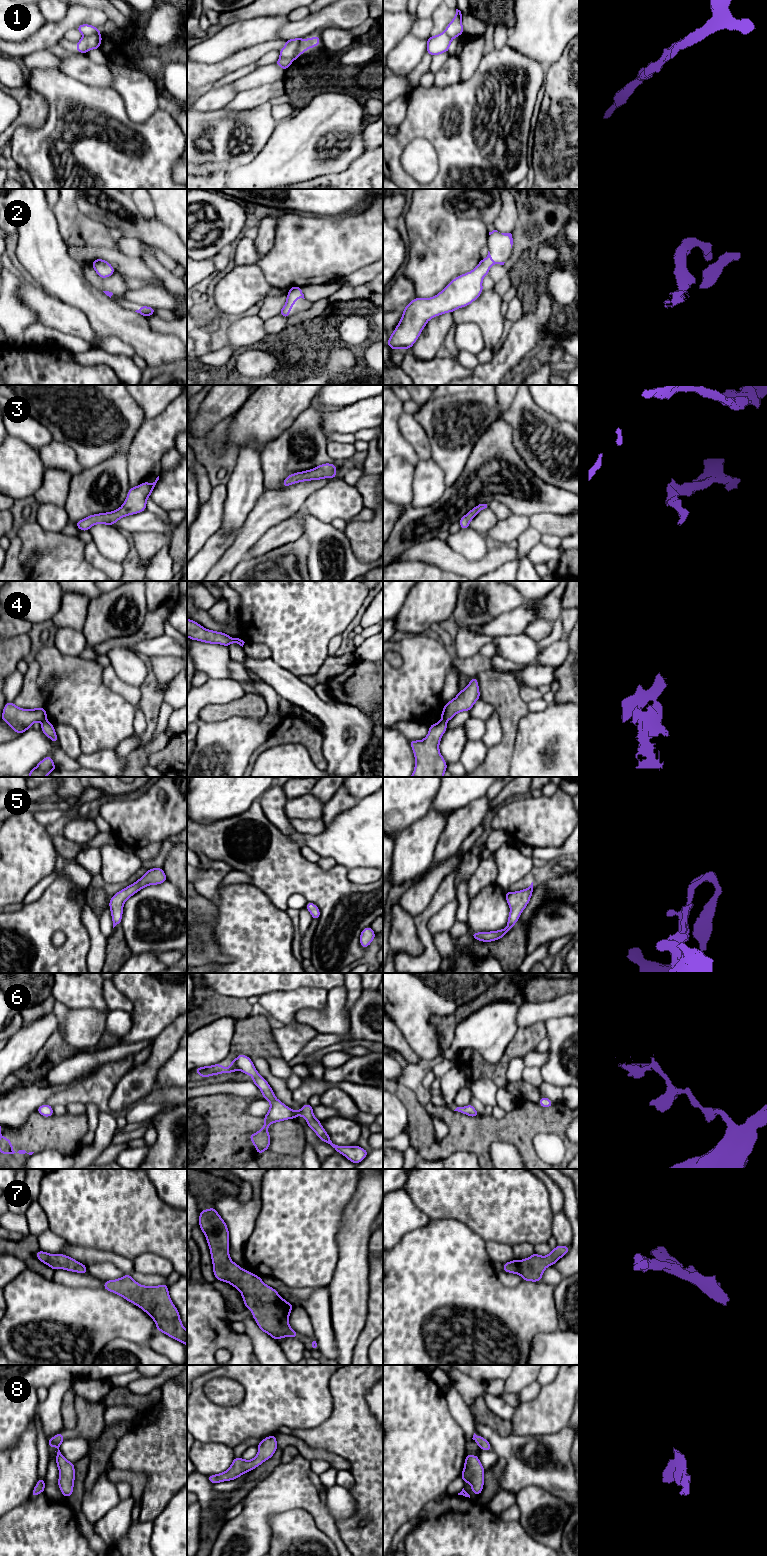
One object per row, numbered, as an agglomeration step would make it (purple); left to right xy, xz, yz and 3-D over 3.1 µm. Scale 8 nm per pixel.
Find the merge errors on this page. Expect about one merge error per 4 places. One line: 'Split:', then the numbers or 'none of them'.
Split: 1, 4, 6

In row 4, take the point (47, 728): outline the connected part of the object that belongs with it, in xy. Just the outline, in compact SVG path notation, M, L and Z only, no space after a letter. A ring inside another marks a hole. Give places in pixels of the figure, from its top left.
M45 721L42 722L41 725L41 731L51 739L52 742L57 743L58 742L58 737L56 735L55 728L52 723Z

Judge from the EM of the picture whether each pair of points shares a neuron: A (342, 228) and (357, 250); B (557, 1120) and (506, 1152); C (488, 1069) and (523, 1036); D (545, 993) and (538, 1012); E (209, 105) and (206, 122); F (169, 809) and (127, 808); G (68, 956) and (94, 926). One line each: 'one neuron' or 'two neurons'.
A: one neuron
B: two neurons
C: one neuron
D: two neurons
E: two neurons
F: one neuron
G: two neurons

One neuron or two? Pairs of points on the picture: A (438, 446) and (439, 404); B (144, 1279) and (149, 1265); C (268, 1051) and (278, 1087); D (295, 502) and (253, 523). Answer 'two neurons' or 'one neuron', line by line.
A: one neuron
B: two neurons
C: two neurons
D: one neuron

